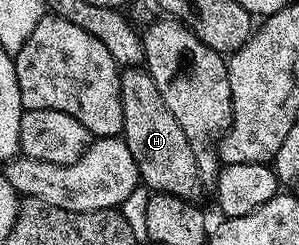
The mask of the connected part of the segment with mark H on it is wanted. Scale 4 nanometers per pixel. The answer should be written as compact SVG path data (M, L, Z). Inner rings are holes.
M125 67L120 73L120 93L124 115L122 138L140 166L143 187L156 194L195 201L202 185L198 162L194 162L194 150L186 134L182 134L182 126L178 126L178 118L174 118L170 106L162 102L162 94L158 86L154 86L154 78L150 78L147 67Z

